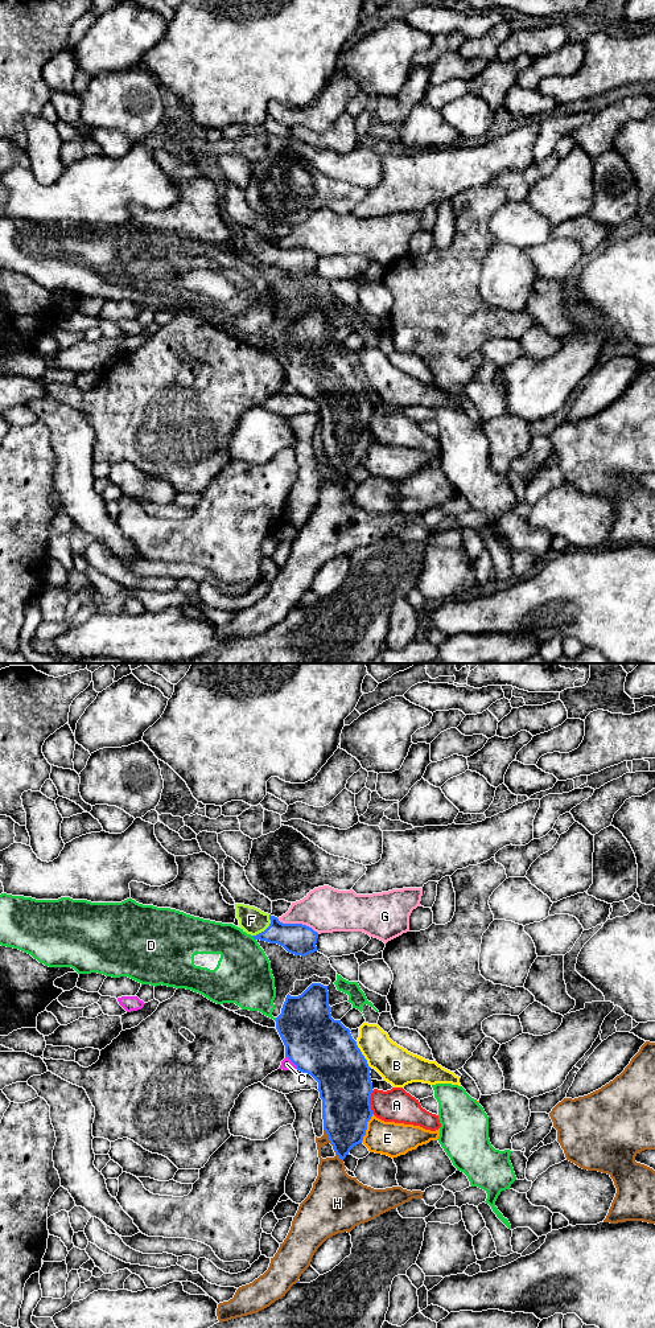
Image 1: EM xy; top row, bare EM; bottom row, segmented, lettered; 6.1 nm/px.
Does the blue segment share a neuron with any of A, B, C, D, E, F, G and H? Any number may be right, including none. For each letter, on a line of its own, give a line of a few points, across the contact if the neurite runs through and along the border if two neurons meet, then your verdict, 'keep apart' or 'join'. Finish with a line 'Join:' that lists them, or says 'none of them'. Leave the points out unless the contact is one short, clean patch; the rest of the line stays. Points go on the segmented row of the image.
A: keep apart
B: line xy (355, 1041), (370, 1067); keep apart
C: line xy (285, 1056), (296, 1068); keep apart
D: keep apart
E: keep apart
F: line xy (296, 938), (267, 928), (251, 920); join
G: line xy (277, 919), (283, 922), (305, 924), (318, 933); keep apart
H: keep apart
Join: F

